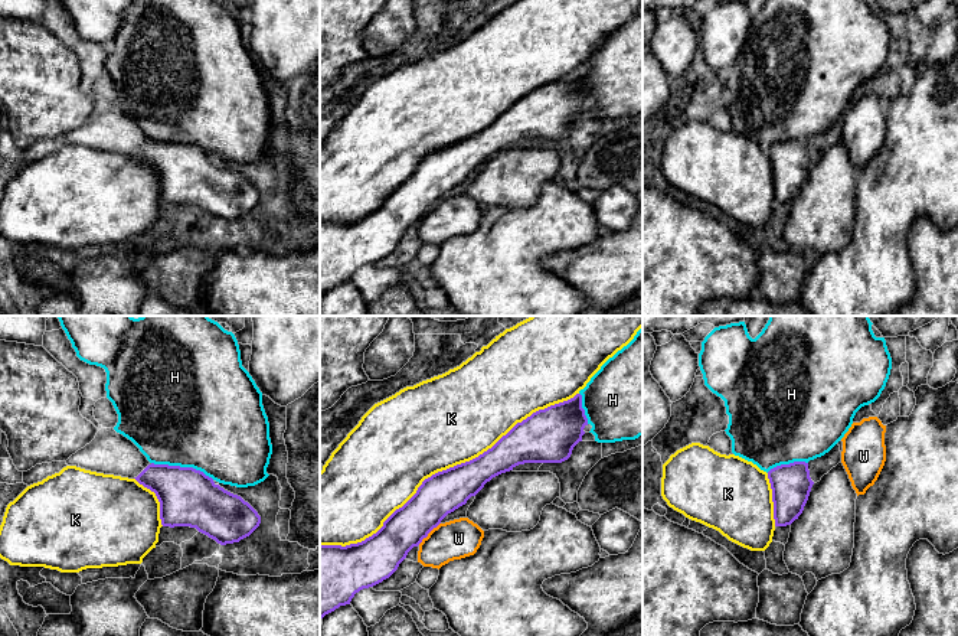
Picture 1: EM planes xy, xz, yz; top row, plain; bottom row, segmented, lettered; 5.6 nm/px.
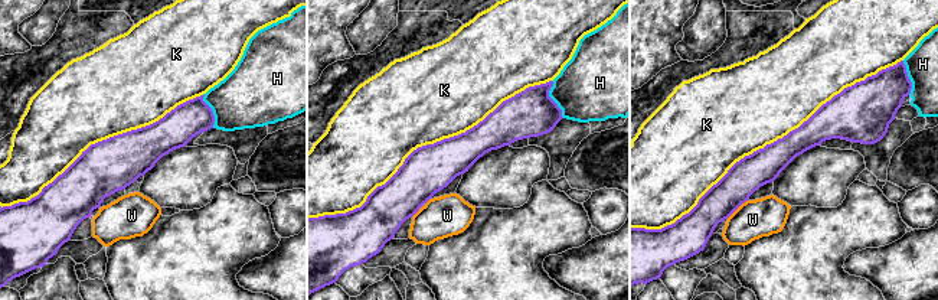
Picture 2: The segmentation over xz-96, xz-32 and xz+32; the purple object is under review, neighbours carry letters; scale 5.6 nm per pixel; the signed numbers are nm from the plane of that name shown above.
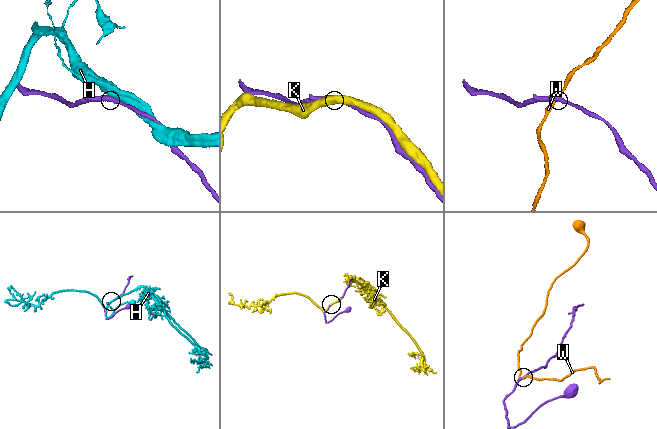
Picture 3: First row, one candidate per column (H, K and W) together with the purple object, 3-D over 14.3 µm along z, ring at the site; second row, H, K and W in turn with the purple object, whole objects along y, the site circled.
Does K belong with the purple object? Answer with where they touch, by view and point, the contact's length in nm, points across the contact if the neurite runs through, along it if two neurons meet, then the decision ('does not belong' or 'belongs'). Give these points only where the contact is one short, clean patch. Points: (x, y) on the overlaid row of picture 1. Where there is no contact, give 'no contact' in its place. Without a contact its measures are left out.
contact xz (447, 469); length 1650 nm; belongs

